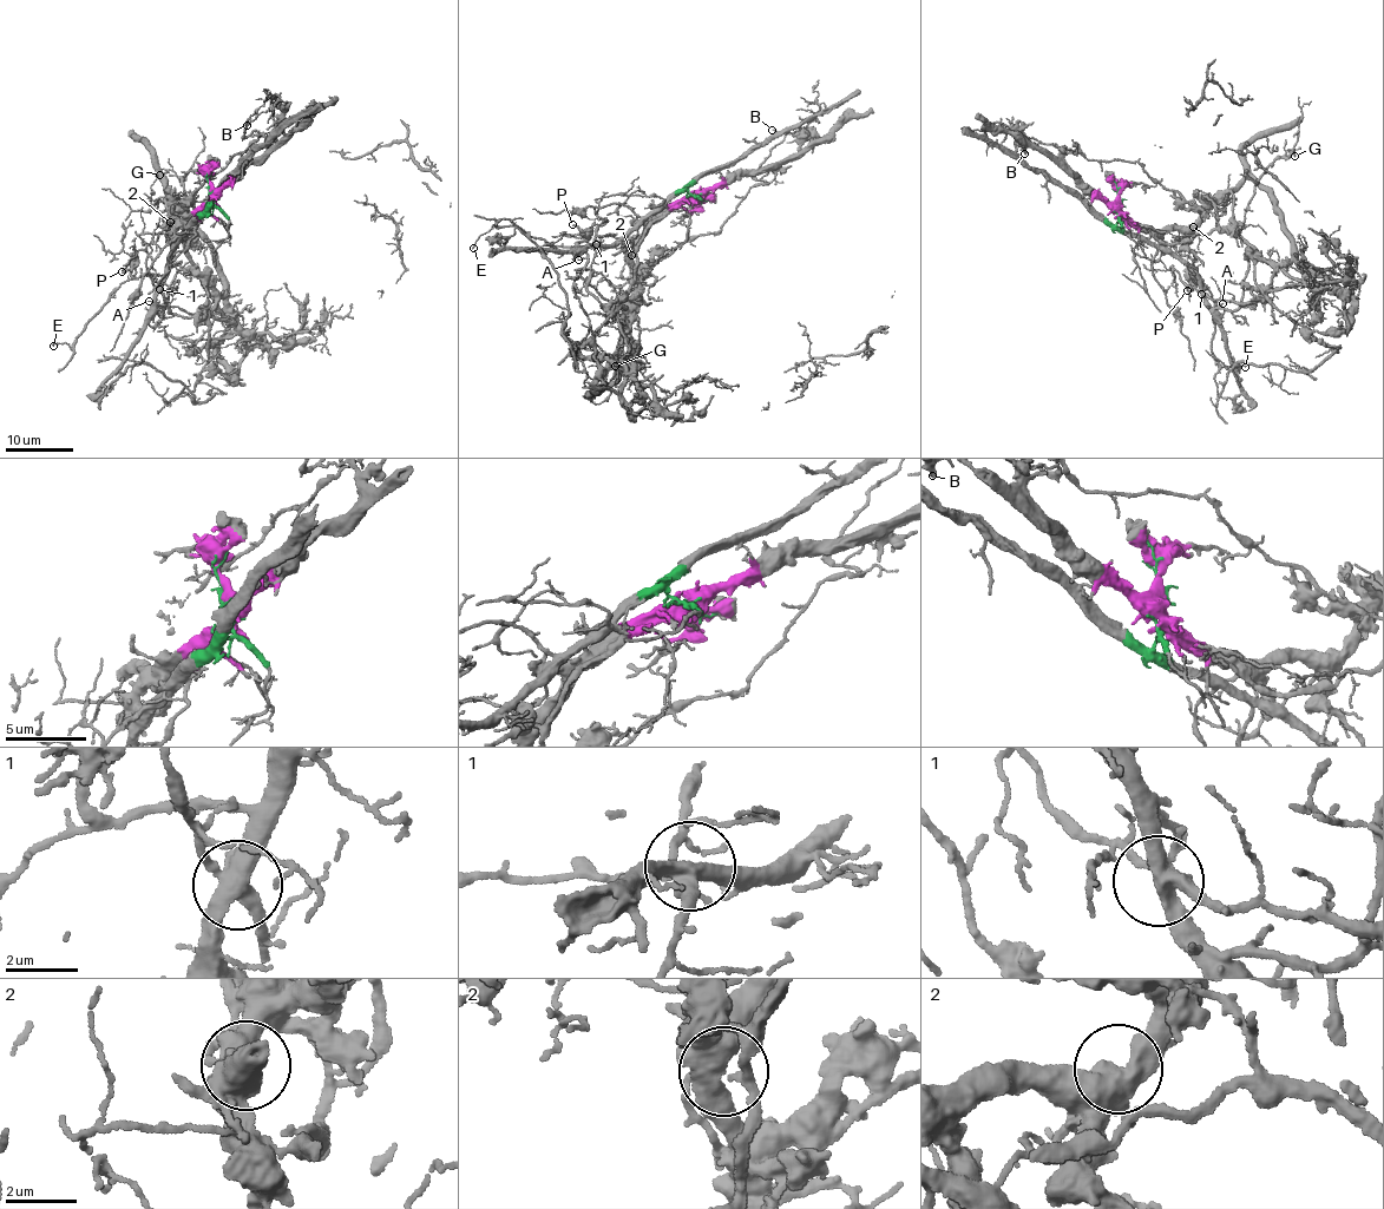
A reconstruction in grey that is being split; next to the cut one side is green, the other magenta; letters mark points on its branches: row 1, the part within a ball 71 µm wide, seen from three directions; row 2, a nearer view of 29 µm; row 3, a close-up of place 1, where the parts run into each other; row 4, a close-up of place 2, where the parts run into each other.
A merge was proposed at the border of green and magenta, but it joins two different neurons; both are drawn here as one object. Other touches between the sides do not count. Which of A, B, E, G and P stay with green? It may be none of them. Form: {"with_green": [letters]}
{"with_green": ["A", "E", "P"]}

